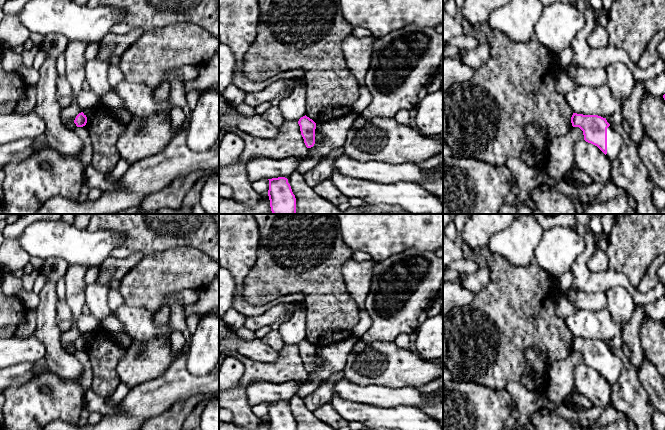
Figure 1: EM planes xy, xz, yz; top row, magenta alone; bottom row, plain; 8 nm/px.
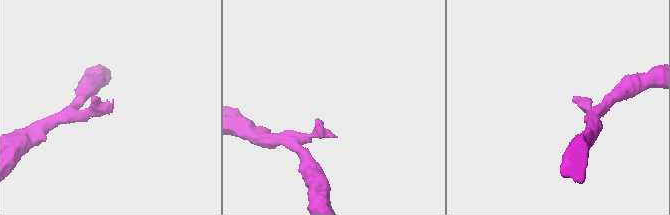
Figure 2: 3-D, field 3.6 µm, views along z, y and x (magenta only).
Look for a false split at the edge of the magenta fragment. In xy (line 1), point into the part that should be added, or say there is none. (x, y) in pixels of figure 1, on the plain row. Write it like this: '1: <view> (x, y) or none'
1: none

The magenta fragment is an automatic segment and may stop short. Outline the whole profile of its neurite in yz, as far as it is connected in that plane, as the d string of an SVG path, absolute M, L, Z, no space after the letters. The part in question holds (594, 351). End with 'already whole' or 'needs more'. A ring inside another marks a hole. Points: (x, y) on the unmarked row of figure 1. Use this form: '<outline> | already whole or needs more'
M573 337L571 347L573 351L579 351L583 355L586 366L597 370L610 385L613 386L616 383L623 363L610 350L606 342Z | needs more

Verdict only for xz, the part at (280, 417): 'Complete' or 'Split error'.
Complete

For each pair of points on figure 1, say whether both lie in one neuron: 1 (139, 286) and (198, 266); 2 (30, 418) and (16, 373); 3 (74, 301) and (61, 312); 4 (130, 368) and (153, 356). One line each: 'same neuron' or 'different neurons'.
1: same neuron
2: different neurons
3: different neurons
4: same neuron

